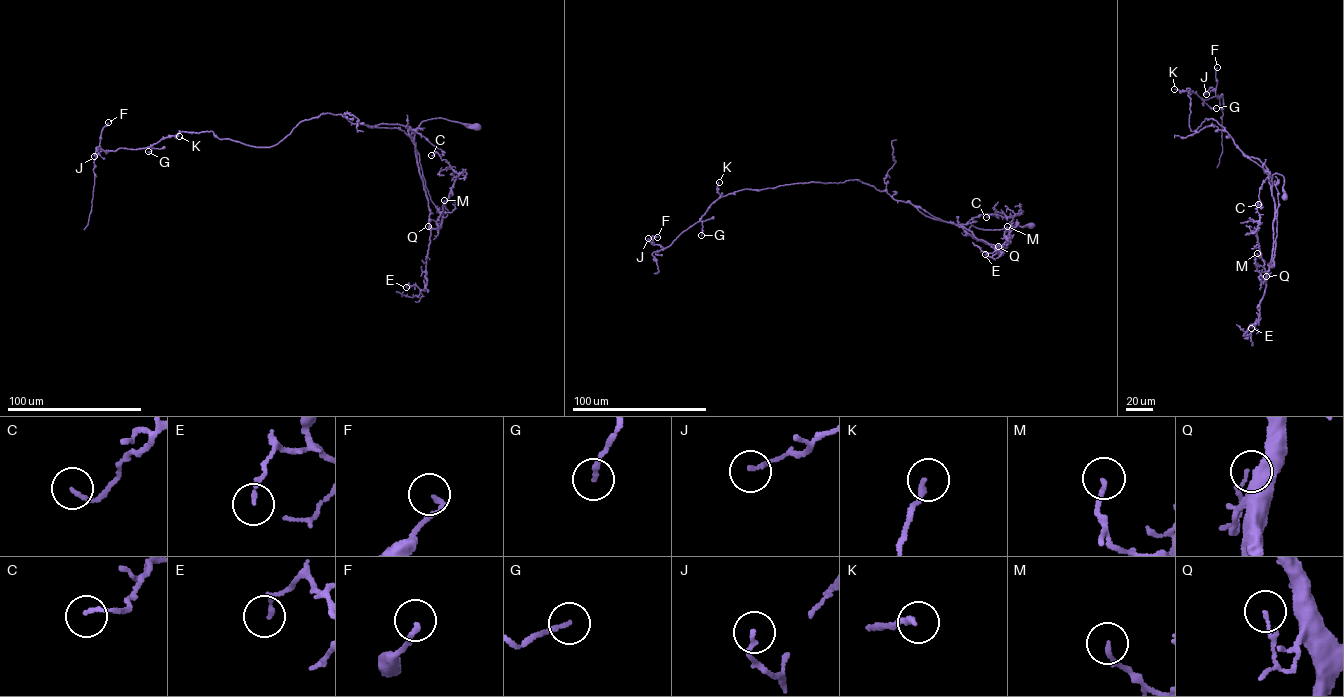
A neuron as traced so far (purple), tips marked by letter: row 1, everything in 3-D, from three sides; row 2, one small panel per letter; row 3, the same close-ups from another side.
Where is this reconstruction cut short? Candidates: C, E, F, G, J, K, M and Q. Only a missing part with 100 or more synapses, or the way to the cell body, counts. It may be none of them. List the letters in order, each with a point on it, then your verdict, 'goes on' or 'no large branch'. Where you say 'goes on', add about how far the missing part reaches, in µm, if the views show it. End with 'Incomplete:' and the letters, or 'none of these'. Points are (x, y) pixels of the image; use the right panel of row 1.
C: place (1258, 204); no large branch
E: place (1251, 328); no large branch
F: place (1217, 67); no large branch
G: place (1216, 108); no large branch
J: place (1206, 94); no large branch
K: place (1174, 89); no large branch
M: place (1257, 253); no large branch
Q: place (1266, 276); no large branch
Incomplete: none of these

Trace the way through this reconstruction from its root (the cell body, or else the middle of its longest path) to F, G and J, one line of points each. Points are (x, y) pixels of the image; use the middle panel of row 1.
F: (1031, 225), (969, 230), (856, 179), (735, 191), (712, 202), (669, 245), (654, 245), (657, 237)
G: (1031, 225), (969, 230), (856, 179), (728, 193), (702, 215), (701, 235)
J: (1031, 225), (969, 230), (856, 179), (744, 189), (712, 202), (667, 247), (648, 238)

